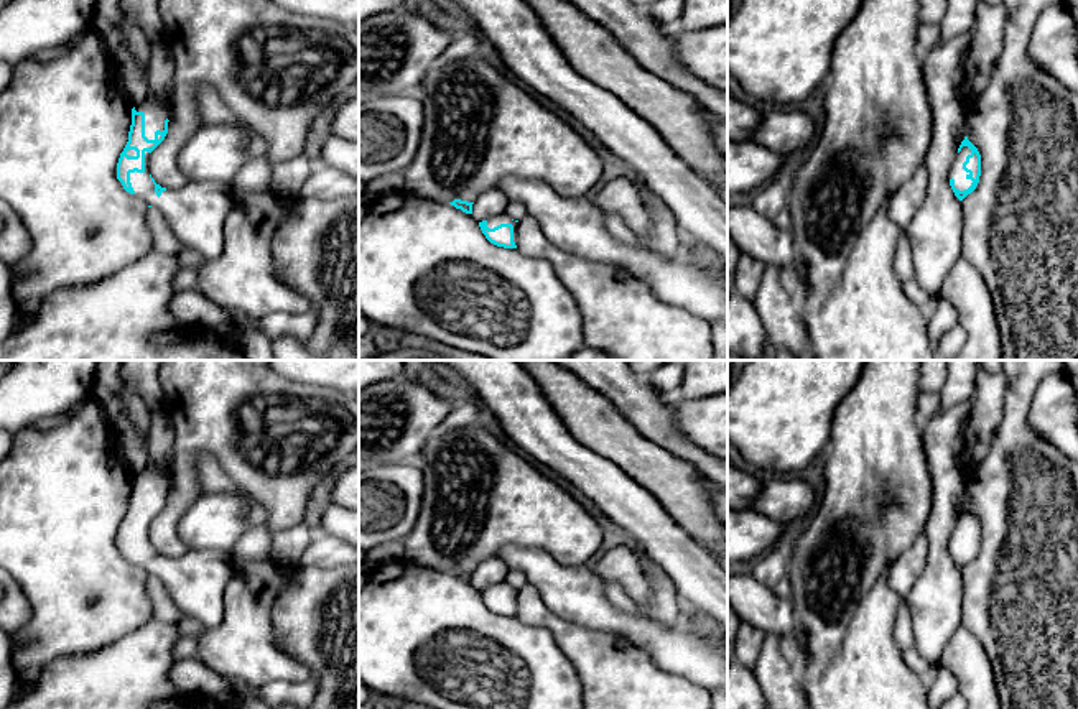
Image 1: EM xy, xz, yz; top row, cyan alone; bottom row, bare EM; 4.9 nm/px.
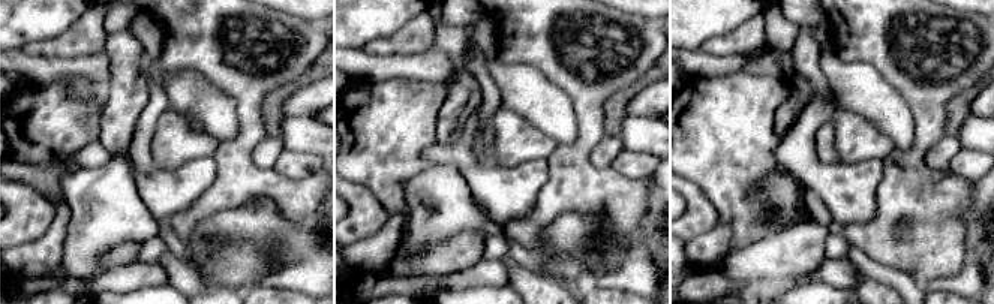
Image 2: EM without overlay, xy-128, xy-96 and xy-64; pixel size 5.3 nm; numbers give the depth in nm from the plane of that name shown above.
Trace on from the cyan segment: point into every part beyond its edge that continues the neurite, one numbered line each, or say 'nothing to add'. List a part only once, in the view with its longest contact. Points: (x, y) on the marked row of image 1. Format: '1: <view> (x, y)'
1: yz (957, 171)

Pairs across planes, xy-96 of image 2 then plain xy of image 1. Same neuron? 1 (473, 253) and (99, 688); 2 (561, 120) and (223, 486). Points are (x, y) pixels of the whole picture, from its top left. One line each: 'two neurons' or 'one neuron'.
1: one neuron
2: one neuron

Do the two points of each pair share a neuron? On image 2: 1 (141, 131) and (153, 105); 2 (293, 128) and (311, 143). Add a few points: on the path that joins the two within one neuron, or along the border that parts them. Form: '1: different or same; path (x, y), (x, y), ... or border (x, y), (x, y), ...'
1: same; path (146, 125), (152, 111)
2: same; path (297, 132), (306, 138)

